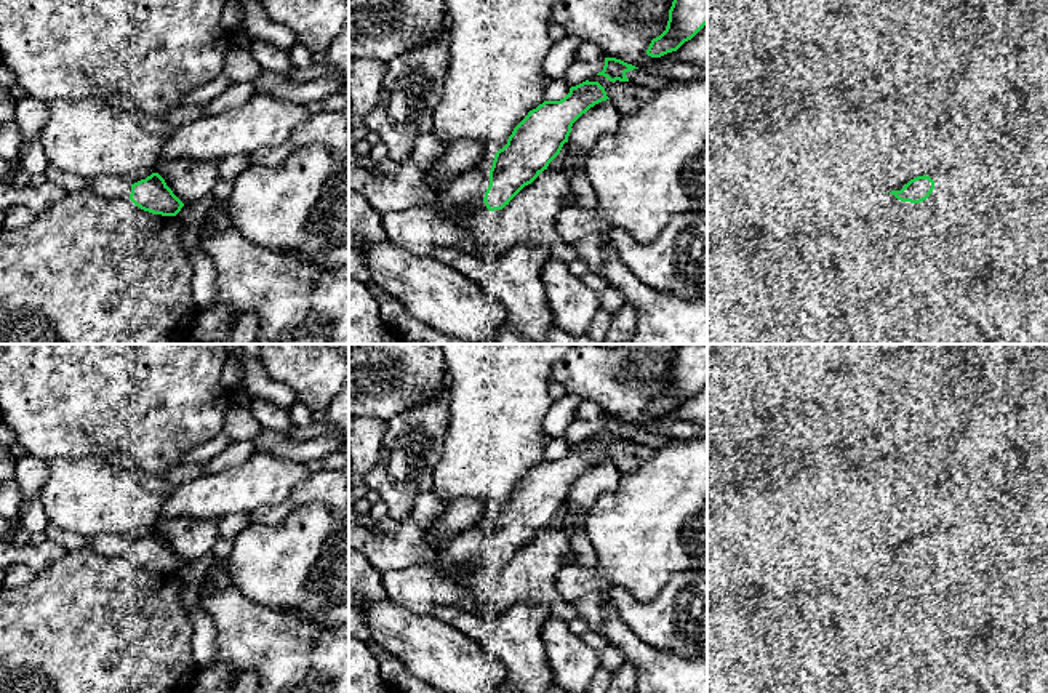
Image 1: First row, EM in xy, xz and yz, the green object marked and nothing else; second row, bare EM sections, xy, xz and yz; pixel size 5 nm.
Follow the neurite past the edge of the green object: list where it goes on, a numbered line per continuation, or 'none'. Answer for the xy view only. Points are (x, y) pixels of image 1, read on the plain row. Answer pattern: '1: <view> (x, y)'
1: xy (108, 544)

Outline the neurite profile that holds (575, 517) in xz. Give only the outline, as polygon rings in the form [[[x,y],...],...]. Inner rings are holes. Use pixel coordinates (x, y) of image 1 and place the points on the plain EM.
[[[568,501],[563,503],[560,511],[565,514],[570,530],[584,528],[584,522],[587,517],[586,511],[571,506]]]

